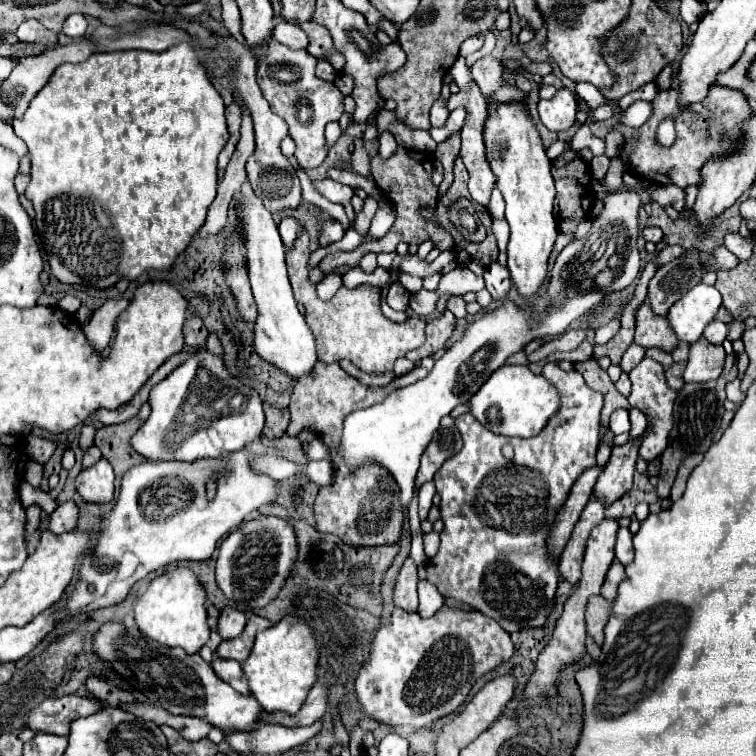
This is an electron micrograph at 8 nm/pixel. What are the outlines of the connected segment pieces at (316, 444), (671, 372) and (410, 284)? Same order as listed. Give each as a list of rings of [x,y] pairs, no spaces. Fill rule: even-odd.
[[[314,438],[312,442],[308,442],[308,454],[306,454],[306,460],[324,460],[324,458],[330,458],[328,446],[324,446],[320,438]]]
[[[680,362],[680,364],[672,364],[672,366],[666,370],[666,380],[668,380],[668,386],[670,386],[670,388],[680,390],[680,388],[684,386],[684,378],[682,378],[684,368],[686,368],[686,364]]]
[[[400,272],[400,284],[402,284],[406,290],[410,290],[412,294],[416,294],[416,292],[422,288],[422,280],[420,280],[420,278],[410,276],[410,274],[404,274],[404,272]]]

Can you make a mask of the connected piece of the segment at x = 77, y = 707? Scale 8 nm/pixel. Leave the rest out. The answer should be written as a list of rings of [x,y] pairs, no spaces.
[[[70,694],[62,698],[48,698],[40,702],[24,720],[34,732],[68,736],[70,724],[82,716],[90,716],[100,710],[100,704],[90,696]]]

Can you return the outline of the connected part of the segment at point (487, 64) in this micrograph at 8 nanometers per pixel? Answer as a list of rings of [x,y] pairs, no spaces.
[[[484,56],[472,66],[472,78],[480,86],[484,96],[494,94],[502,84],[502,62],[496,60],[494,56]]]

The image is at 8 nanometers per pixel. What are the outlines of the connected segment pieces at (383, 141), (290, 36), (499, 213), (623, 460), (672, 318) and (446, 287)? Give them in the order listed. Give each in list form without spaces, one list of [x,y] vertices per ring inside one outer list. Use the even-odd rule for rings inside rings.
[[[384,132],[384,134],[380,134],[380,156],[384,156],[384,158],[388,158],[388,156],[392,156],[394,152],[396,152],[396,148],[398,148],[398,144],[396,144],[396,140],[394,140],[394,136],[390,134],[390,132]]]
[[[280,22],[276,26],[276,32],[274,32],[274,38],[282,44],[286,44],[288,48],[292,50],[306,50],[310,40],[308,36],[304,34],[304,30],[296,24],[288,24],[288,22]]]
[[[496,188],[492,192],[492,200],[488,204],[488,212],[492,216],[496,216],[496,218],[502,218],[504,216],[504,198],[500,196],[500,190],[496,190]]]
[[[640,440],[626,442],[624,446],[612,448],[612,456],[610,456],[606,468],[600,472],[598,482],[594,486],[594,496],[598,500],[604,500],[606,506],[620,500],[632,488],[638,446],[640,446]]]
[[[696,284],[688,294],[670,306],[666,318],[670,328],[676,332],[676,338],[692,344],[702,336],[706,324],[714,320],[720,304],[722,296],[714,286]]]
[[[454,268],[452,272],[448,272],[440,278],[438,294],[440,296],[446,296],[446,294],[462,296],[466,292],[478,292],[482,288],[484,288],[484,278],[482,276],[476,276],[468,268]]]

